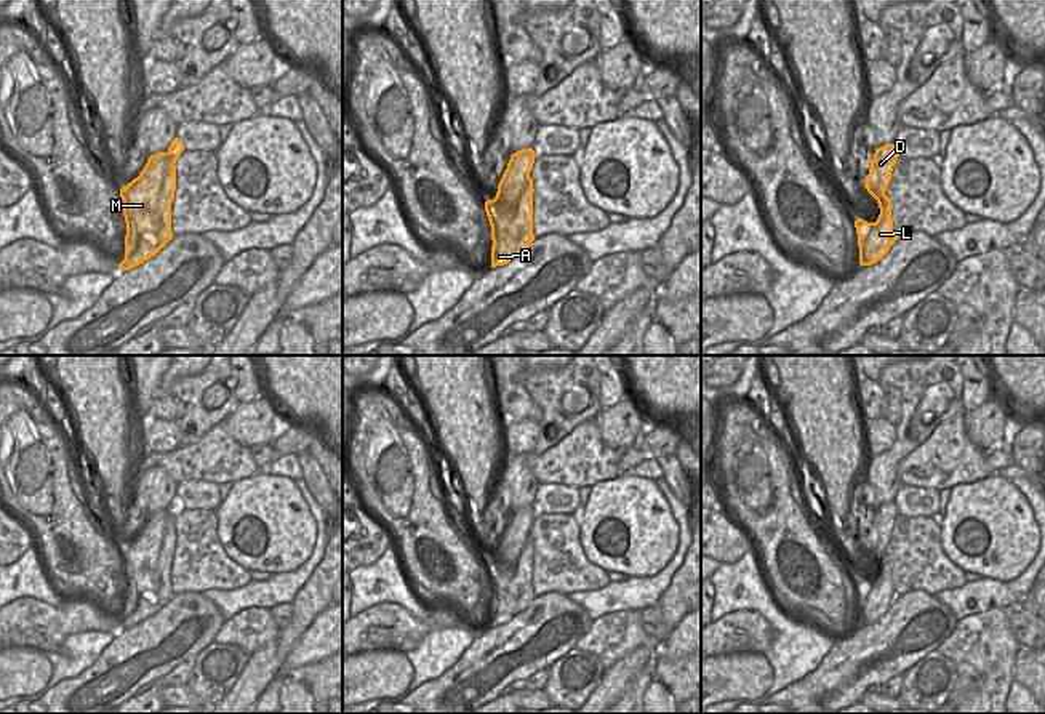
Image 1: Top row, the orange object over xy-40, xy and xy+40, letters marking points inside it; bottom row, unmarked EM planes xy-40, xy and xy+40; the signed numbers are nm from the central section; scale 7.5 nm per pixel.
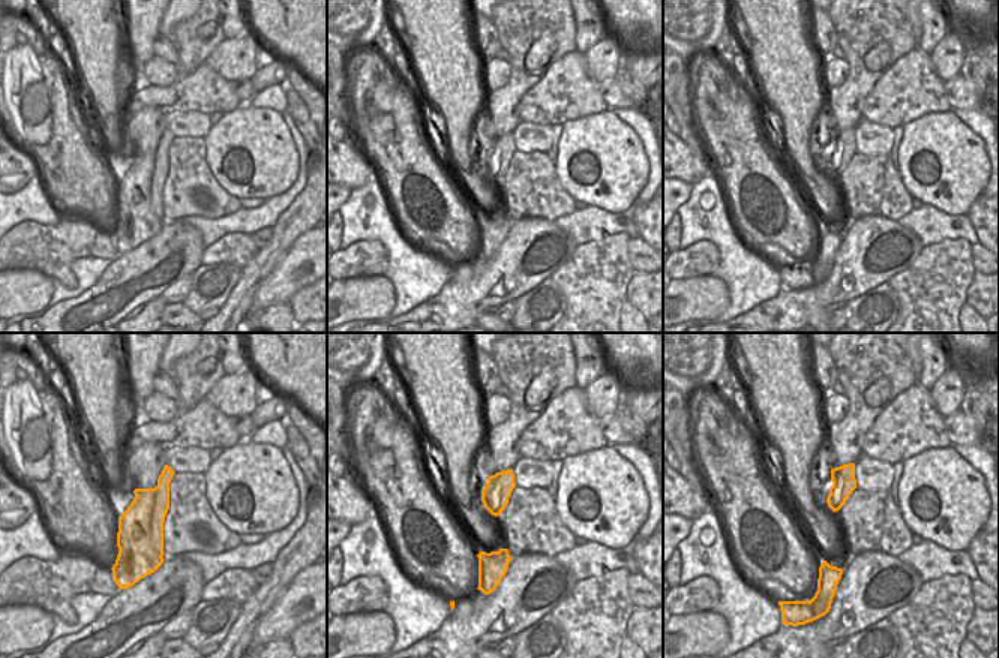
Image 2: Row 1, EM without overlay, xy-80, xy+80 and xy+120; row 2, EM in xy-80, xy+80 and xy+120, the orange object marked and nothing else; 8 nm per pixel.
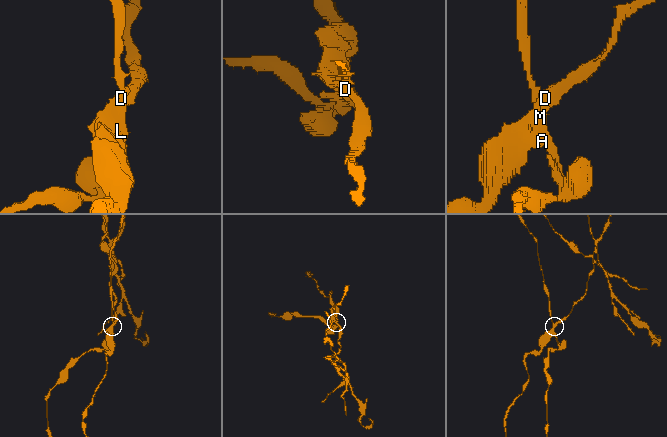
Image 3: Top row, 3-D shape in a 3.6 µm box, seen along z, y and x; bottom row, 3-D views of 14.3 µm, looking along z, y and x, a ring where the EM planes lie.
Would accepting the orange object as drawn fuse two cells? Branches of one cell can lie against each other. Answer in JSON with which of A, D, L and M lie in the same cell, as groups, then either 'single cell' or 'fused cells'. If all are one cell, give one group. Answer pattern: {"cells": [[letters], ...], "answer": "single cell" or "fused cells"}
{"cells": [["A", "D", "M"], ["L"]], "answer": "fused cells"}

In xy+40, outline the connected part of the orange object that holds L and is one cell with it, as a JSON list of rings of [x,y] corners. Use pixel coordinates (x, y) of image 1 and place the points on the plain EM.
[[[880,554],[877,557],[880,573],[875,581],[871,583],[869,588],[869,599],[867,599],[867,616],[859,618],[861,624],[871,624],[883,616],[895,599],[899,594],[893,589],[893,578],[891,578],[891,559],[887,554]]]

